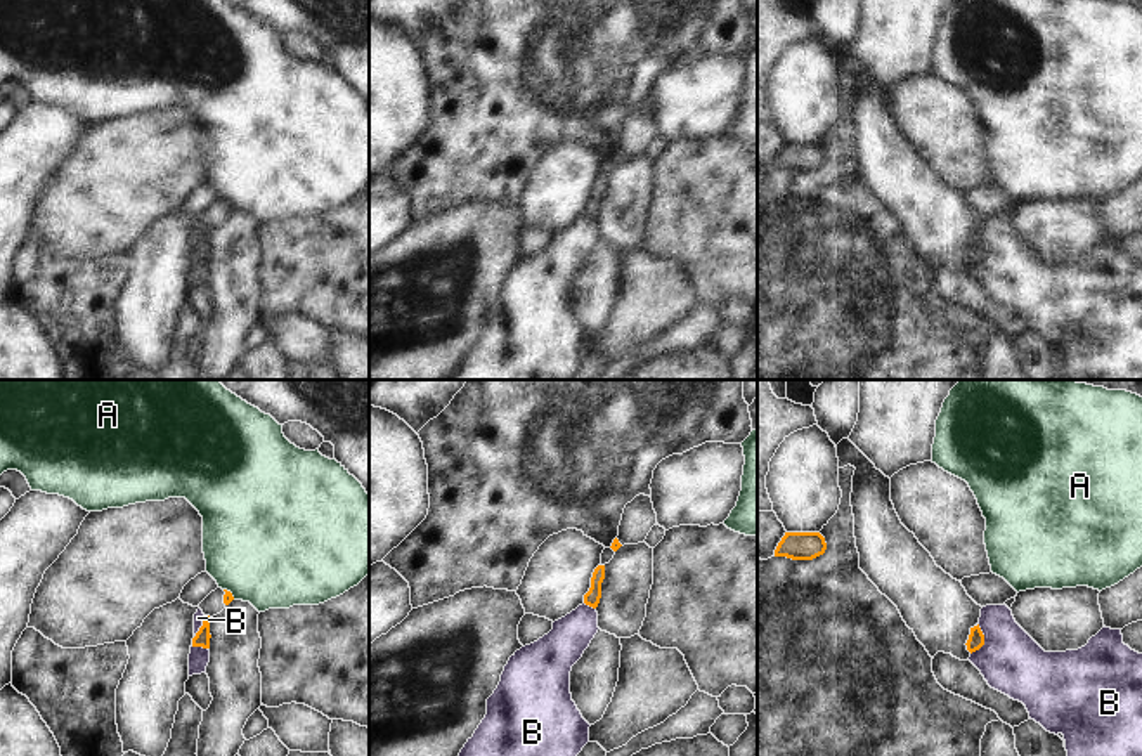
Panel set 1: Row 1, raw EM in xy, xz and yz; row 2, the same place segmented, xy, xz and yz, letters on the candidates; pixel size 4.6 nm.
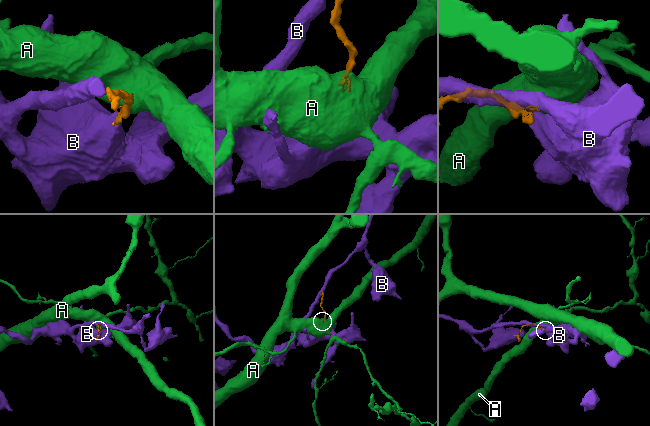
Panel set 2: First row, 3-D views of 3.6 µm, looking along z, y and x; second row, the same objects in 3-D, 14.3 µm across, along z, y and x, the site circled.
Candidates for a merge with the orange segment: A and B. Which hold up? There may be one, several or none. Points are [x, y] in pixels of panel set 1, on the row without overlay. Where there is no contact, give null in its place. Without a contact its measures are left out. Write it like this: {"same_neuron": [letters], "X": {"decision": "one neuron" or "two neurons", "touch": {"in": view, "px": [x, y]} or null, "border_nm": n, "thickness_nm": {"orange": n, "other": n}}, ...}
{"same_neuron": [], "A": {"decision": "two neurons", "touch": {"in": "xy", "px": [231, 205]}, "border_nm": 80, "thickness_nm": {"orange": 50, "other": 500}}, "B": {"decision": "two neurons", "touch": {"in": "yz", "px": [983, 252]}, "border_nm": 160, "thickness_nm": {"orange": 80, "other": 300}}}

